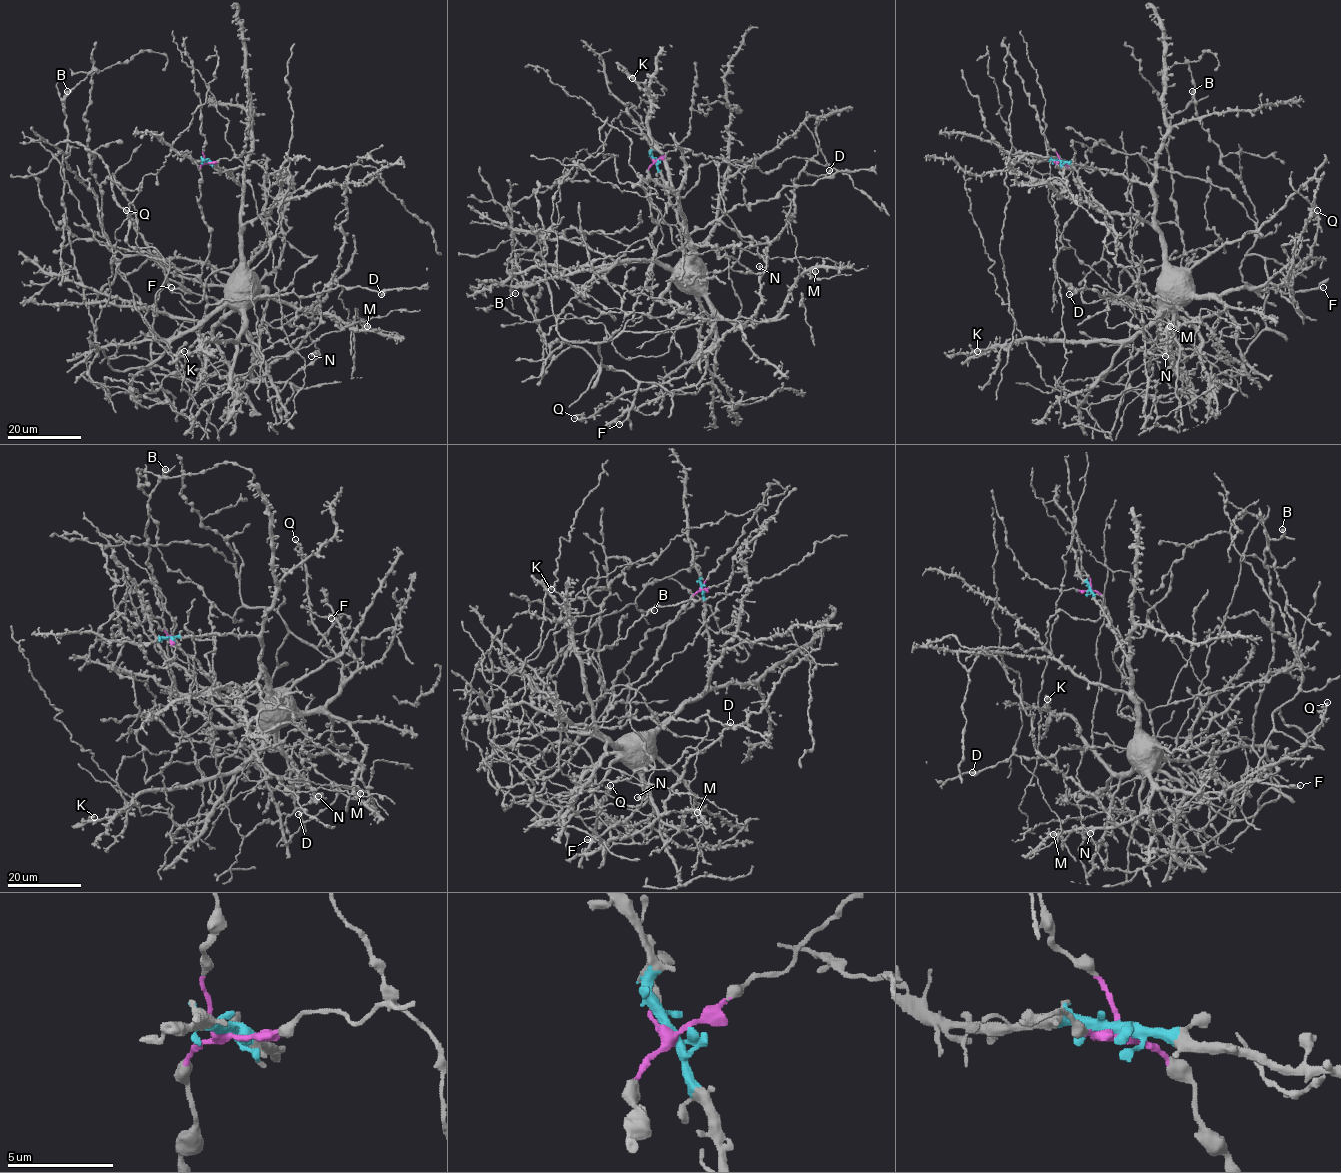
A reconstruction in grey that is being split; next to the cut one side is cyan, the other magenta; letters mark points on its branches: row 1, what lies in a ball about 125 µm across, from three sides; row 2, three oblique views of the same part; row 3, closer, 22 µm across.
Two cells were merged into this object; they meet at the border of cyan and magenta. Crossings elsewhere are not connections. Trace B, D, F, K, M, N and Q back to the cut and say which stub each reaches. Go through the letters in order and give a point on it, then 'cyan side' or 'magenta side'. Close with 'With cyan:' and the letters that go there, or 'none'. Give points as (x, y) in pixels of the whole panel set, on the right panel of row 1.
B: at (1192, 91); magenta side
D: at (1069, 294); magenta side
F: at (1323, 287); magenta side
K: at (977, 351); cyan side
M: at (1170, 326); cyan side
N: at (1165, 356); magenta side
Q: at (1317, 210); cyan side
With cyan: K, M, Q

